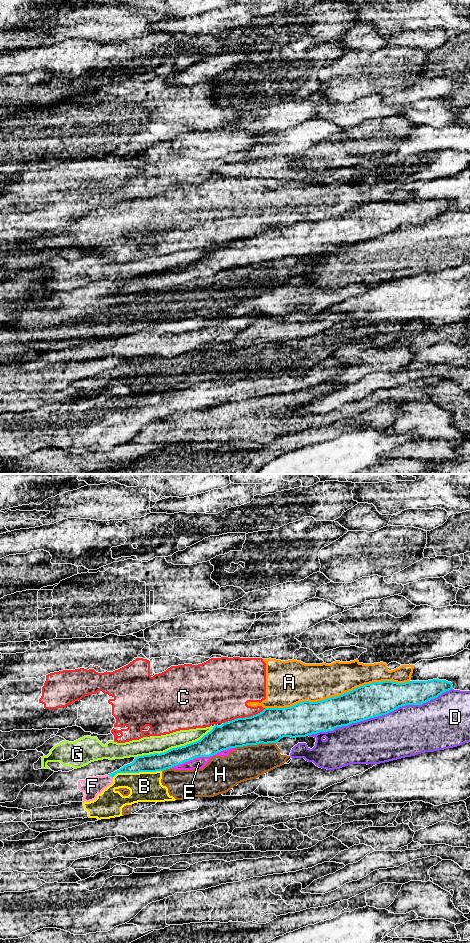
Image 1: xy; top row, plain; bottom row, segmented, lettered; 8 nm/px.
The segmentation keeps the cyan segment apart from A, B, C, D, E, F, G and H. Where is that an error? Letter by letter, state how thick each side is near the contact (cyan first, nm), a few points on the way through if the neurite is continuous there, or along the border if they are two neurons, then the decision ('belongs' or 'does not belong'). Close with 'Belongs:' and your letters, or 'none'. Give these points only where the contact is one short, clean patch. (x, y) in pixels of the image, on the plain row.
A: 260/300 nm | does not belong
B: 140/240 nm | does not belong
C: 280/400 nm | does not belong
D: 280/400 nm | does not belong
E: 200/100 nm | does not belong
F: 120/160 nm | along xy (108, 294), (112, 298) | does not belong
G: 190/140 nm | does not belong
H: 280/280 nm | does not belong
Belongs: none

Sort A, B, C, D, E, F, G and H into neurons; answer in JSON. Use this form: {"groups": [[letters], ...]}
{"groups": [["A", "C"], ["B", "E", "F", "H"], ["D"], ["G"]]}

